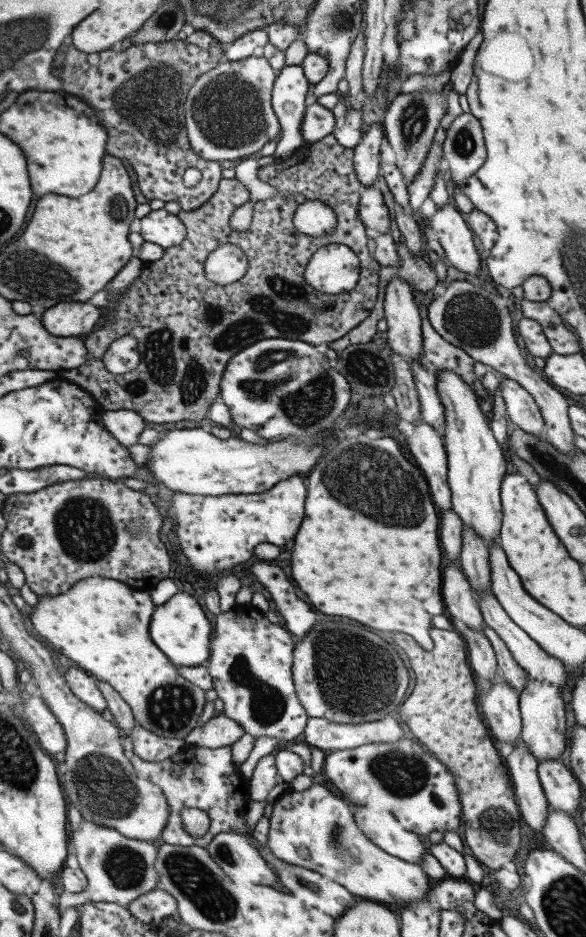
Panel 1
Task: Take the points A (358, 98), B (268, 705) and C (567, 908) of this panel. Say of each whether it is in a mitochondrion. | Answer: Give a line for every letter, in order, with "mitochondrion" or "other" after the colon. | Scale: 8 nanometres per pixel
A: other
B: mitochondrion
C: mitochondrion

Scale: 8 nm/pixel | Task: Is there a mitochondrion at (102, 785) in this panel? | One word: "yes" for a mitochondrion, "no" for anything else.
yes

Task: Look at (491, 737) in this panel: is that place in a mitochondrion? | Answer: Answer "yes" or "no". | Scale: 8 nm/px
no

